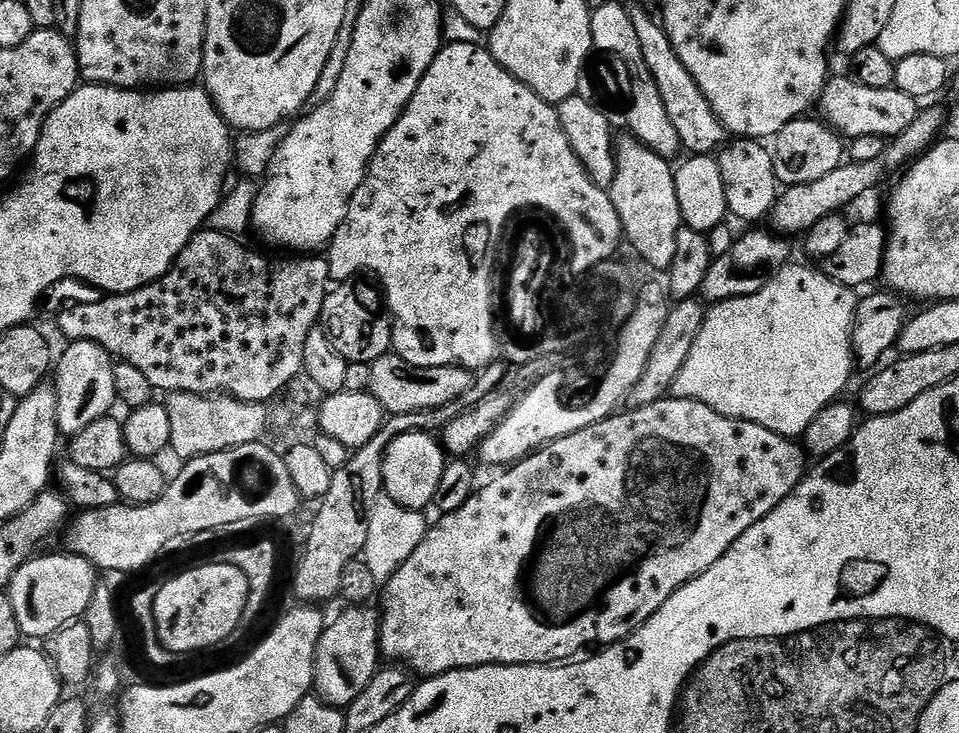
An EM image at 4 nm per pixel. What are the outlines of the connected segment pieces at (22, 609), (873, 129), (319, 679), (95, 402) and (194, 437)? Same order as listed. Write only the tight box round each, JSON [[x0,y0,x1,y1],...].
[[6,552,98,640],[818,75,918,138],[314,606,382,710],[54,340,117,438],[167,392,270,462]]

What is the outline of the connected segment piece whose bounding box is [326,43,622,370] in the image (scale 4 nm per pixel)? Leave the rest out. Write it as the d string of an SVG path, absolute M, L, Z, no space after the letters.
M445 43L440 53L430 62L430 70L418 82L418 90L414 90L414 98L404 107L403 114L398 122L387 134L384 141L376 148L372 155L372 163L368 165L368 174L362 186L354 194L348 207L346 218L342 226L334 234L332 243L326 252L328 269L332 280L343 281L345 278L355 277L365 268L368 272L377 272L380 275L379 283L382 285L383 295L386 297L388 311L395 320L392 333L392 348L395 355L415 368L437 368L438 366L459 366L469 370L481 370L497 359L497 343L495 327L490 322L486 312L486 274L490 271L492 261L492 242L498 238L500 223L503 216L508 216L512 208L520 206L522 202L542 202L548 208L558 210L564 216L574 214L574 226L577 230L593 228L596 231L595 239L600 244L616 244L621 239L622 229L618 210L614 210L614 202L608 197L605 189L592 181L590 174L582 166L582 162L574 154L566 134L562 130L562 122L558 118L555 107L548 104L534 94L518 78L514 78L504 69L487 47L480 44L449 44Z

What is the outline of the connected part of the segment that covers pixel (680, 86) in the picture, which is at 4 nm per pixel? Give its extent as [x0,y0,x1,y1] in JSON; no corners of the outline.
[628,8,730,156]

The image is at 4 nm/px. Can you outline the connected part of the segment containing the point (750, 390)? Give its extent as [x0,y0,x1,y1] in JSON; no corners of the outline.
[671,262,858,437]

